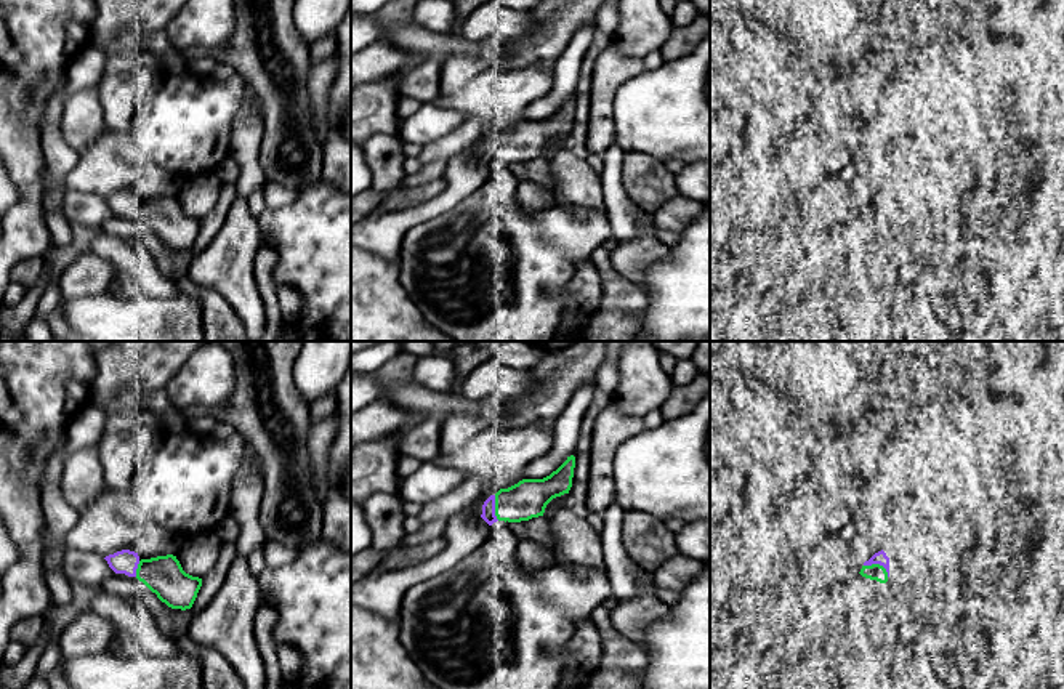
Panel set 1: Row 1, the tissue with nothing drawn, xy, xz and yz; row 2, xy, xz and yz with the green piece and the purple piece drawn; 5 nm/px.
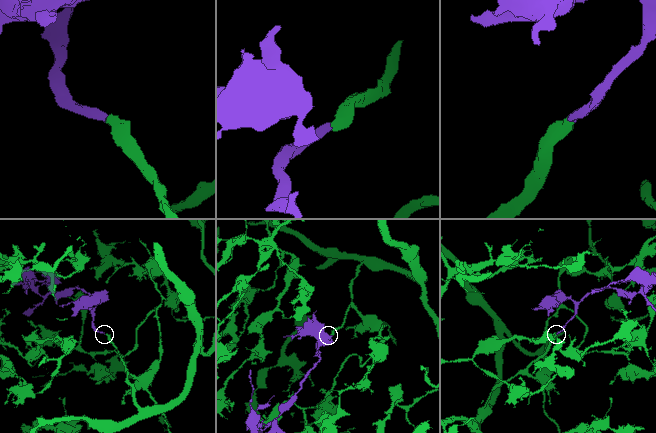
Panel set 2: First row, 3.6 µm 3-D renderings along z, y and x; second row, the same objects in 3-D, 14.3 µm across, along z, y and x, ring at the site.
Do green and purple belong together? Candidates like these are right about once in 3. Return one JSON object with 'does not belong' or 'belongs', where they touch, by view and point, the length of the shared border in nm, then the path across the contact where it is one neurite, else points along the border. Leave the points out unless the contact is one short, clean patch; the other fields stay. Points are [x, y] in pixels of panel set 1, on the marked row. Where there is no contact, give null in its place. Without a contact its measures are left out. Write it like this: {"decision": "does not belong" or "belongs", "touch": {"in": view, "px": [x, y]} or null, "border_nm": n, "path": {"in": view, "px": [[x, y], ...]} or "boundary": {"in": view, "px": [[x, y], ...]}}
{"decision": "belongs", "touch": {"in": "yz", "px": [878, 564]}, "border_nm": 140}

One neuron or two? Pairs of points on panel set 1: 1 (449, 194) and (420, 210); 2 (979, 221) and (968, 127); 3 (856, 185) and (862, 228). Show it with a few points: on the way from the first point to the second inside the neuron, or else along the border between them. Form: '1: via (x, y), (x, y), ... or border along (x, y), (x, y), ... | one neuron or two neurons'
1: via (443, 201), (427, 210) | one neuron
2: via (959, 201), (959, 151) | one neuron
3: border along (858, 213), (853, 213), (842, 225) | two neurons

